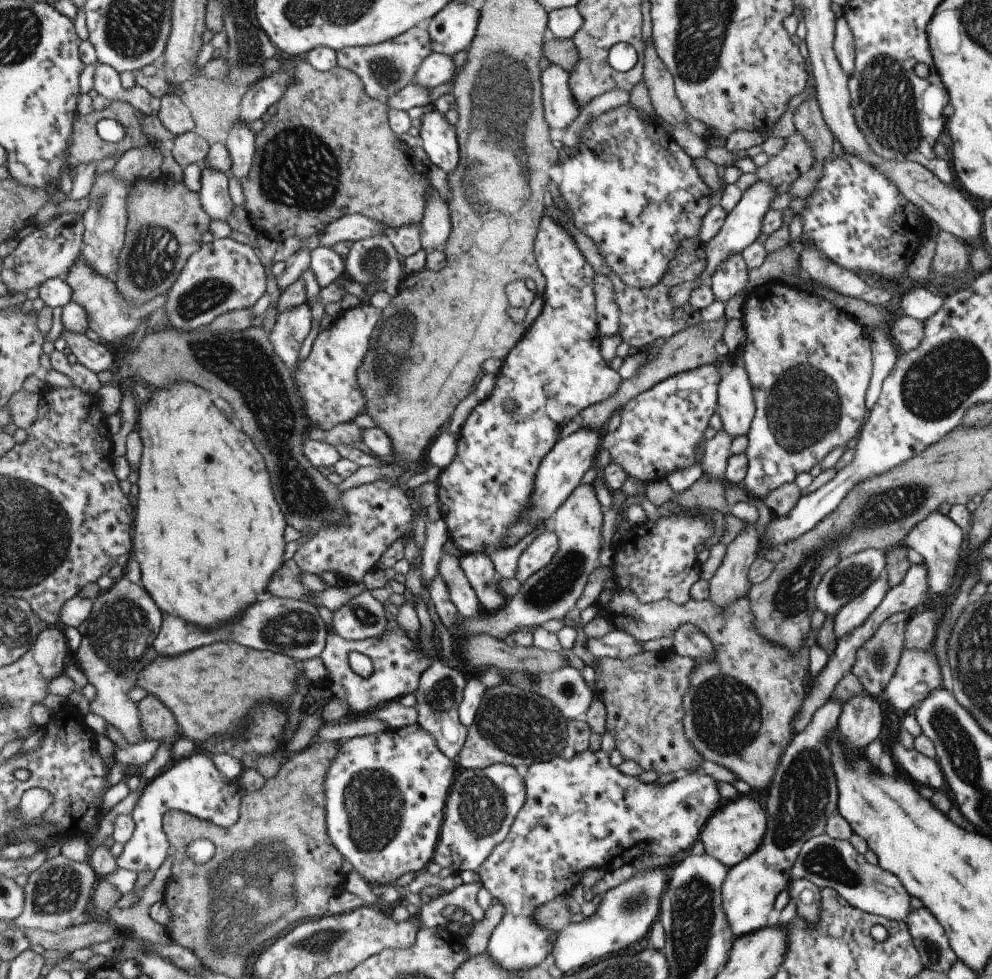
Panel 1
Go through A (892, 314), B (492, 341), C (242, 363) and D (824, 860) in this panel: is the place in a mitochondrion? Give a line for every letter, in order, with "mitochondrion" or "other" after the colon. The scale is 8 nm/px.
A: other
B: other
C: mitochondrion
D: mitochondrion

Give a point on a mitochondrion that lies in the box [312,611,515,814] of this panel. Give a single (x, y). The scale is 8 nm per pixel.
(441, 697)

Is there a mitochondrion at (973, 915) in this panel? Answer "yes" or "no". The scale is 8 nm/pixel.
no

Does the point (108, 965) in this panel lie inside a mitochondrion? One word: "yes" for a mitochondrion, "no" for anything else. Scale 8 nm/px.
no

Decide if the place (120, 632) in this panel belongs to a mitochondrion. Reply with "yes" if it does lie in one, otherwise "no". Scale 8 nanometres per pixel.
yes

